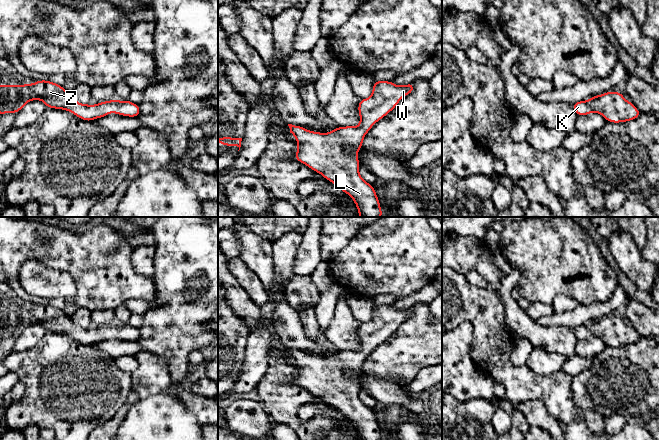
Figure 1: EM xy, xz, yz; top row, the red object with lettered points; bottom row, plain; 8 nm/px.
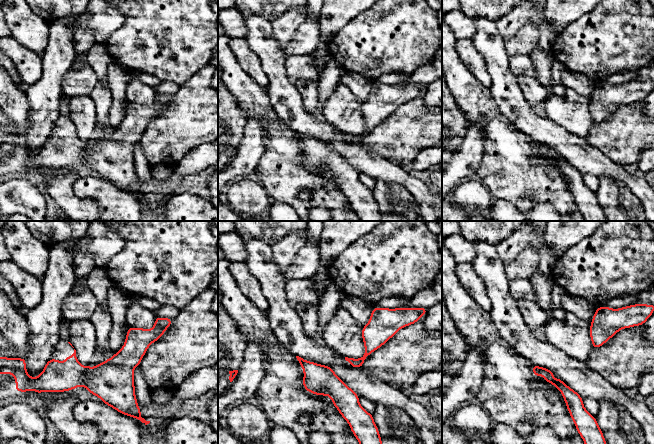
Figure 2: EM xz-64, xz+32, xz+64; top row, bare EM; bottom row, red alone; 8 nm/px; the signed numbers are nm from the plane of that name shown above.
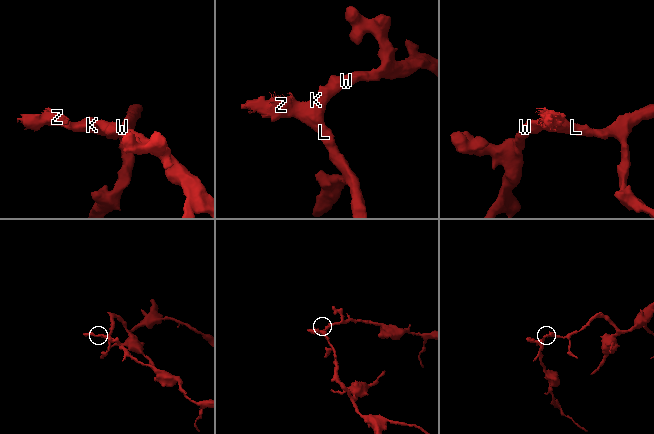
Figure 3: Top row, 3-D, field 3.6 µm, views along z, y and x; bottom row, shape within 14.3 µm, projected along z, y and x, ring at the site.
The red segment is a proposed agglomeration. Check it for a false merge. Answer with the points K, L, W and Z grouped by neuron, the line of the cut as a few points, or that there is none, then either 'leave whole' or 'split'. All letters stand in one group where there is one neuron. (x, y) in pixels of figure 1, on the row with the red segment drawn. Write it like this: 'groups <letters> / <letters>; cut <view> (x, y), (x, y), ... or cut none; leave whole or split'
groups K L W Z; cut none; leave whole

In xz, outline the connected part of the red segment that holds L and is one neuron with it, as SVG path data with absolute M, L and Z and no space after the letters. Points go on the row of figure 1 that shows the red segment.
M374 81L371 96L358 104L360 123L355 127L336 127L330 133L321 133L288 124L298 142L295 159L348 194L360 217L381 217L383 212L375 188L359 174L357 154L363 139L376 122L413 90L413 82L399 86L391 81Z

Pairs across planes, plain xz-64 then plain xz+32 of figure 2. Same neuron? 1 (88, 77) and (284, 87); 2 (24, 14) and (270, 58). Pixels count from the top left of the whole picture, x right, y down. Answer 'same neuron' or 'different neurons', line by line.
1: different neurons
2: same neuron

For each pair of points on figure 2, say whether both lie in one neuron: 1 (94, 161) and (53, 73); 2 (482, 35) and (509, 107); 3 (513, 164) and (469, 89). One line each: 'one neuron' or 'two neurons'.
1: two neurons
2: one neuron
3: one neuron

